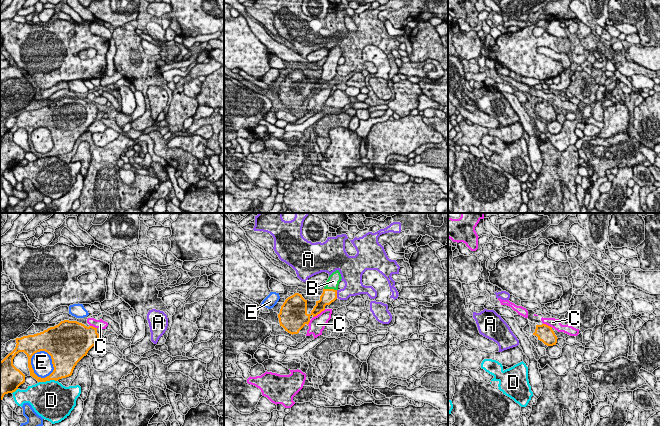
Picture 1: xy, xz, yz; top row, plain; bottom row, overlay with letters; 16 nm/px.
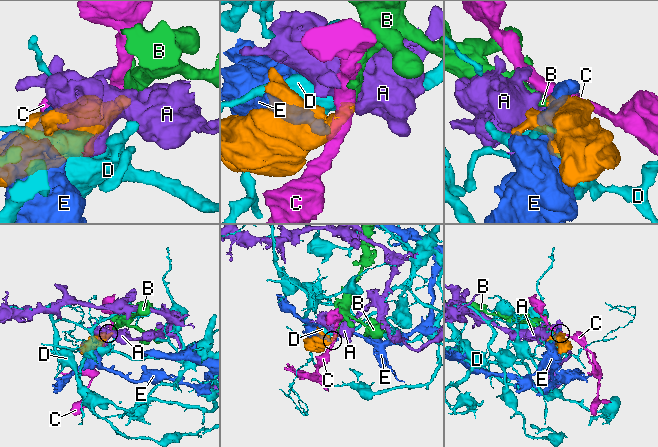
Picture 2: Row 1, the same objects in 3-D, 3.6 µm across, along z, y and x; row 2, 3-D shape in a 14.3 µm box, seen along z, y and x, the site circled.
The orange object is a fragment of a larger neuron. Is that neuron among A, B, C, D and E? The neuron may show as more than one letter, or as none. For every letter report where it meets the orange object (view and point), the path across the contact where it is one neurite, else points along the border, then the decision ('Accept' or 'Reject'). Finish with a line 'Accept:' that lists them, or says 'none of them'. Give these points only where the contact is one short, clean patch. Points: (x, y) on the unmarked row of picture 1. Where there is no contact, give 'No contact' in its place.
A: Touches orange at xz (336, 70). Reject
B: Touches orange at xz (330, 65). Path across: xz (328, 72), (330, 65), (333, 57). Accept
C: Touches orange at xz (319, 89). Reject
D: Touches orange at xy (47, 156). Reject
E: Touches orange at xy (52, 139). Reject
Accept: B

